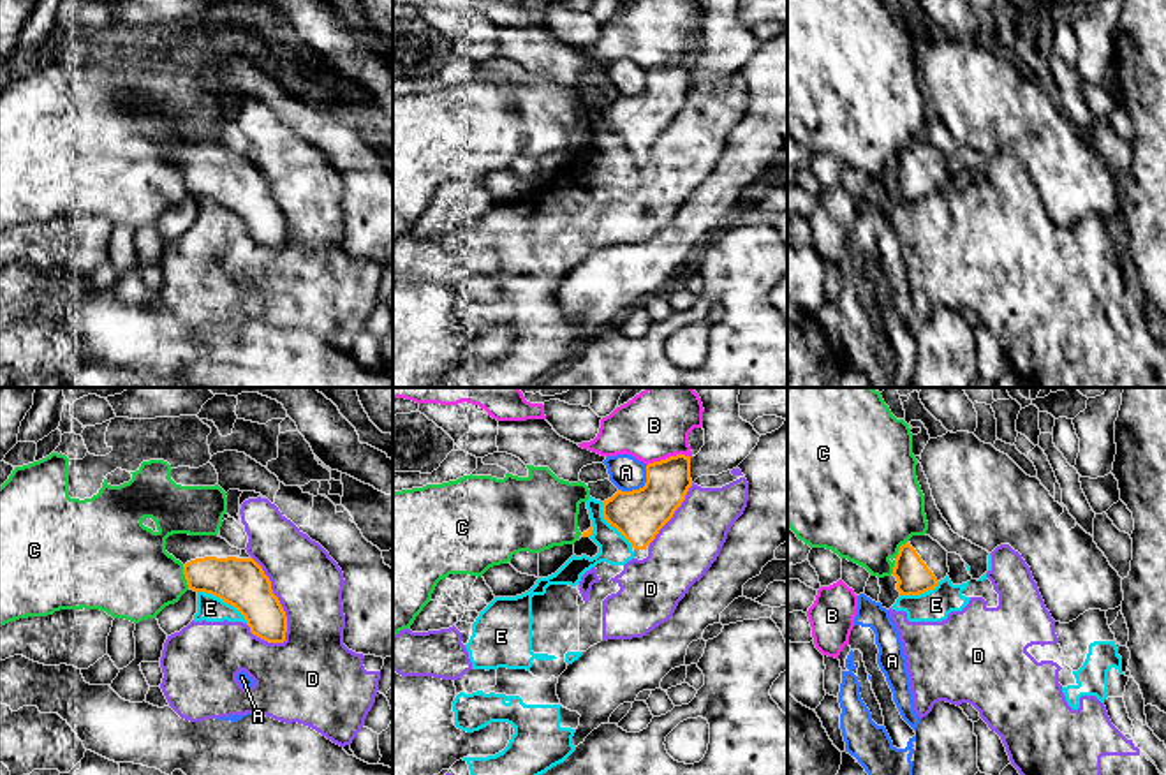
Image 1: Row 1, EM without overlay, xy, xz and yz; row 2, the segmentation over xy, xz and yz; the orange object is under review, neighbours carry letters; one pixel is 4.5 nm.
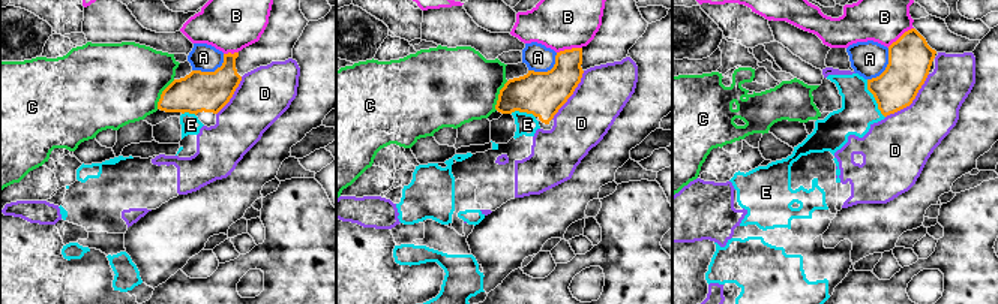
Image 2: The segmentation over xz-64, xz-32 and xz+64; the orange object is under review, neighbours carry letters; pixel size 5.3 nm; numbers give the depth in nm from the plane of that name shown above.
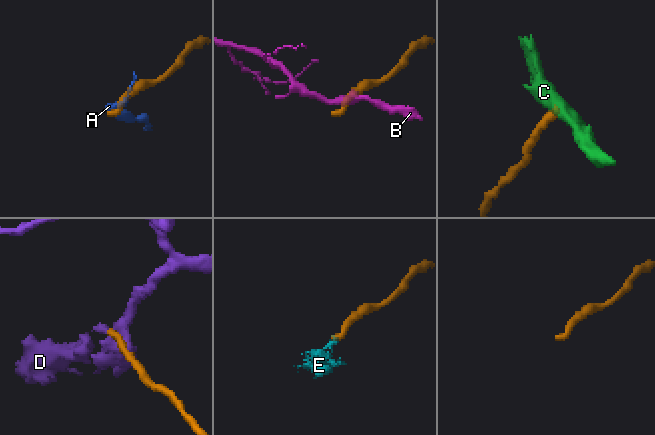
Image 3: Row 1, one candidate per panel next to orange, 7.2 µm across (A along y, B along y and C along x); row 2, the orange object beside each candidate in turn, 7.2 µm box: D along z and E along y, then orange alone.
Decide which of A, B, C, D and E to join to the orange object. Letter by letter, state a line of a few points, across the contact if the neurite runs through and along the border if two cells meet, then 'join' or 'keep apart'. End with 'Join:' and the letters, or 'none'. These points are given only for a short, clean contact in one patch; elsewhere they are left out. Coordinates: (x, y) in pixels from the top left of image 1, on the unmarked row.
A: keep apart
B: line xz (689, 60), (670, 60), (647, 71); keep apart
C: line yz (906, 147), (899, 155), (892, 178); keep apart
D: keep apart
E: line xy (198, 196), (210, 198), (229, 208), (247, 228); keep apart
Join: none

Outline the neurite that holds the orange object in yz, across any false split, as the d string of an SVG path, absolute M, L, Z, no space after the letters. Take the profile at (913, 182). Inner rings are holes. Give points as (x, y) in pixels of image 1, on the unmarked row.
M926 139L912 141L902 150L893 173L900 201L934 196L948 178L948 157Z

